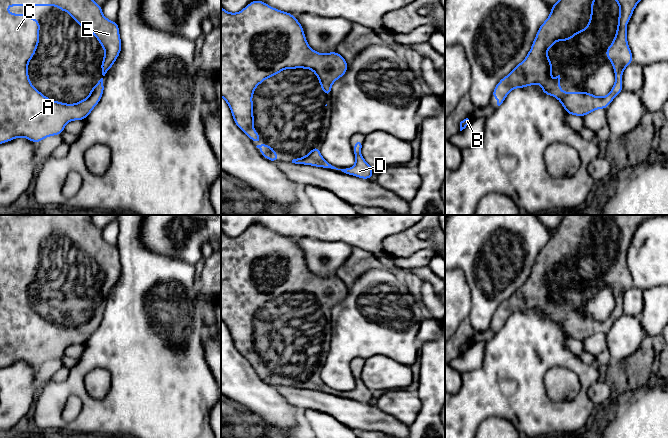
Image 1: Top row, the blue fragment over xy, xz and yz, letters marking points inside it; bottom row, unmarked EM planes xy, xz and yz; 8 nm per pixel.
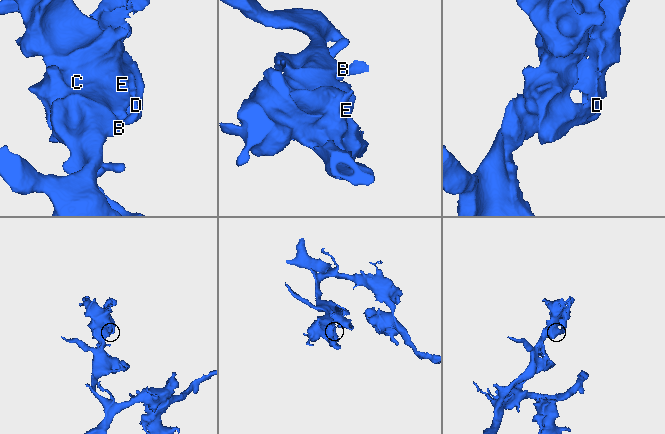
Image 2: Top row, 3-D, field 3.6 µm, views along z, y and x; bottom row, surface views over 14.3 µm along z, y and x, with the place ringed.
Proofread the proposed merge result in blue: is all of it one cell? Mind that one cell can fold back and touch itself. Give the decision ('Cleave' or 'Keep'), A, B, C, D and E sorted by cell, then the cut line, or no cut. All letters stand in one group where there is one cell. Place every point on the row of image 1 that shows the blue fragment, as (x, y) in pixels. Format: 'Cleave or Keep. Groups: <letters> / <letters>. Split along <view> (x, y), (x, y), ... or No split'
Keep. Groups: A B C D E. No split

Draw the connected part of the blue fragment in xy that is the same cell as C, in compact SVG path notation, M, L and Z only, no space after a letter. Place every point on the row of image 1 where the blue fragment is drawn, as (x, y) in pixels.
M0 0L0 144L18 137L38 143L44 138L60 135L68 122L86 119L101 100L105 84L101 78L88 97L75 104L53 101L41 94L30 83L28 76L28 63L39 45L41 22L28 14L9 13L5 9L8 6L56 6L69 13L75 22L98 39L104 49L105 54L100 66L103 76L112 68L121 52L119 26L117 22L105 18L102 6L93 0Z

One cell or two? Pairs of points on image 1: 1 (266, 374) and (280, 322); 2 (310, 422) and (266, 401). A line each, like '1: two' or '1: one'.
1: one
2: two

